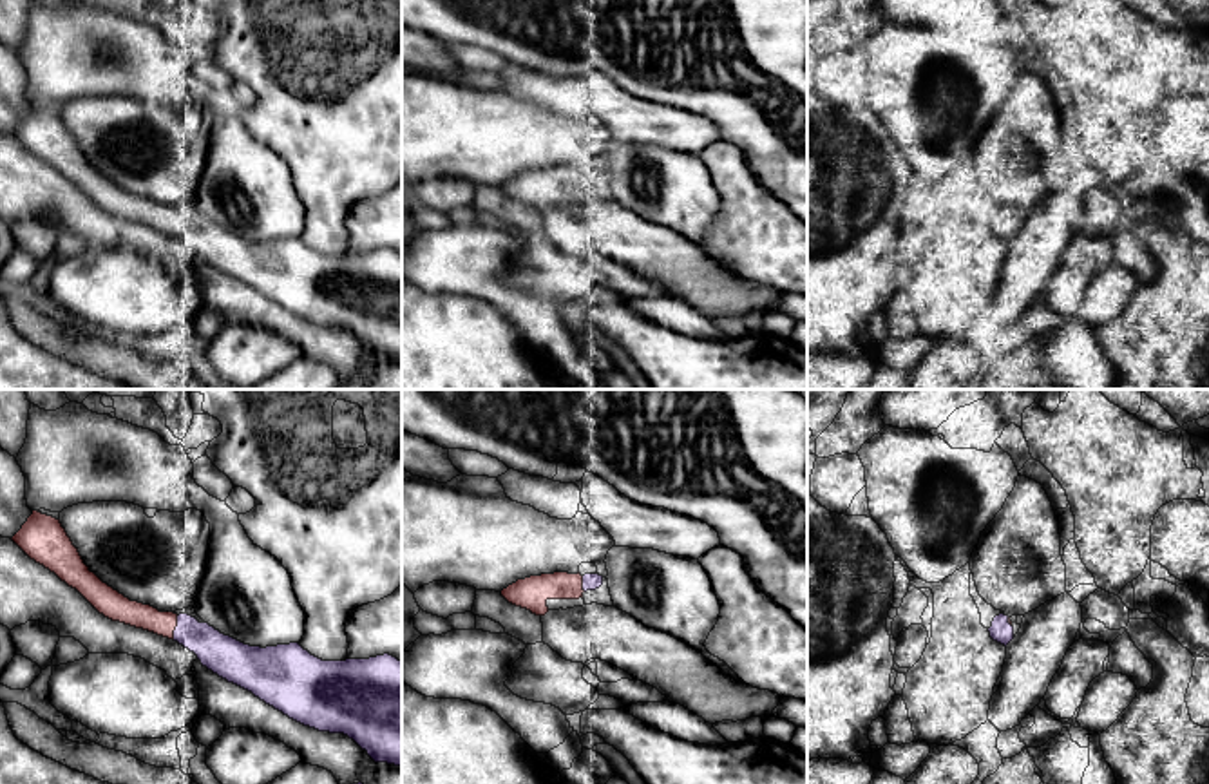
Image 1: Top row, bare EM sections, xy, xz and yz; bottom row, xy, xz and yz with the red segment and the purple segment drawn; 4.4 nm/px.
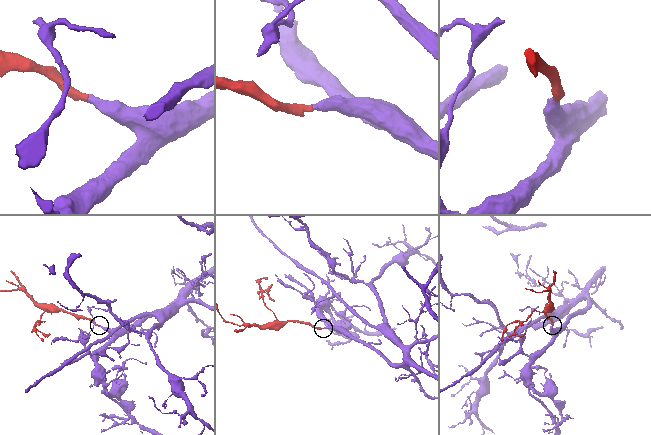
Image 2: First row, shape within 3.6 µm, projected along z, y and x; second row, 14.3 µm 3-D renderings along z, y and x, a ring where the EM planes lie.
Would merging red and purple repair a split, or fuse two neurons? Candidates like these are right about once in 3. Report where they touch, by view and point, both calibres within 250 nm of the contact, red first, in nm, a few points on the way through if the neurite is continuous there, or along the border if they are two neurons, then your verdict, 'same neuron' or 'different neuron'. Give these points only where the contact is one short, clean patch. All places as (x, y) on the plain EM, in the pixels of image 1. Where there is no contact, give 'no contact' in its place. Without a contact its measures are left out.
meets red in xy at (176, 219); 110 nm thick on the red side, 170 nm on the other; same neuron

